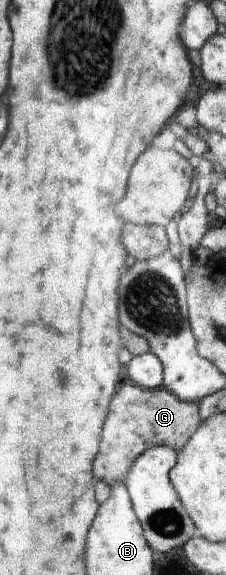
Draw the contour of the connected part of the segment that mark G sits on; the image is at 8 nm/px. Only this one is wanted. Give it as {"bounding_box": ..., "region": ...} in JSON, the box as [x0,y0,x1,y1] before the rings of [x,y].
{"bounding_box":[94,384,201,487],"region":[[[124,384],[118,388],[118,392],[113,394],[109,406],[110,414],[102,430],[102,444],[94,458],[94,476],[98,480],[104,480],[110,487],[115,483],[125,482],[132,465],[145,450],[162,445],[181,449],[201,425],[199,403],[180,400],[175,394],[164,388],[150,390],[138,385]]]}

